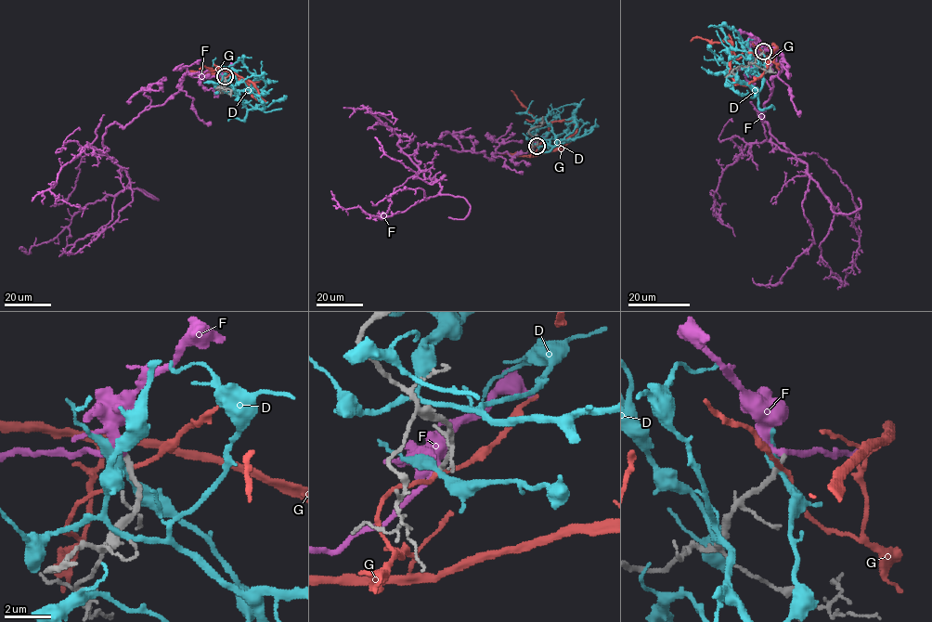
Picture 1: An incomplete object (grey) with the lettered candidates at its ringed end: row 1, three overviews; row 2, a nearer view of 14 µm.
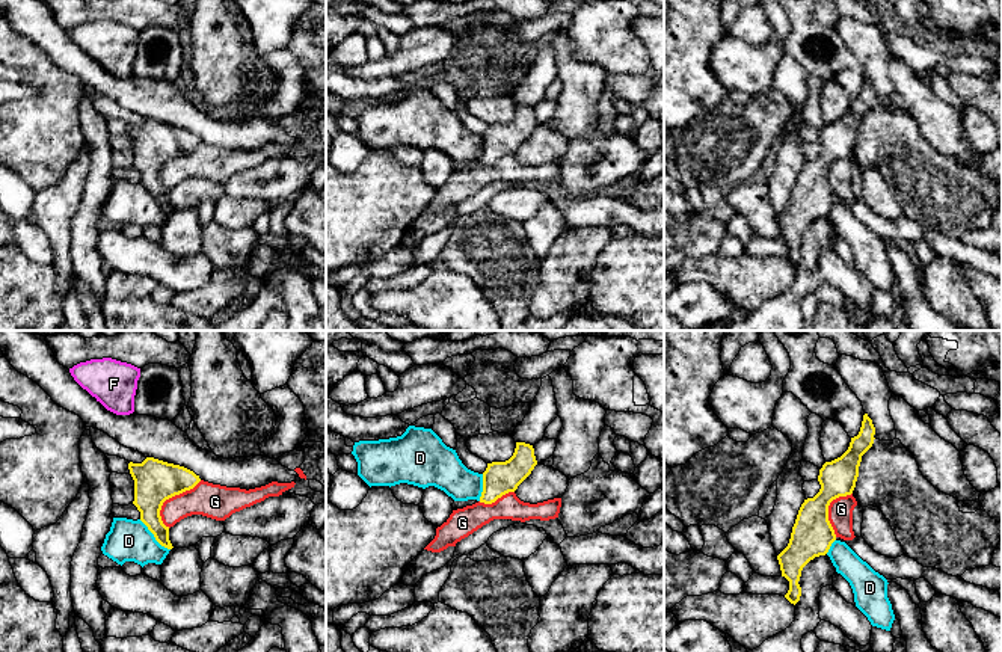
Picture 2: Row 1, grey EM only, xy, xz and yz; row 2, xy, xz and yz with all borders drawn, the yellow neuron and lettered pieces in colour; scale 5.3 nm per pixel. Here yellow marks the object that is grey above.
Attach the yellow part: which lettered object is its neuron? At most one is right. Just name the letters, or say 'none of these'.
none of these

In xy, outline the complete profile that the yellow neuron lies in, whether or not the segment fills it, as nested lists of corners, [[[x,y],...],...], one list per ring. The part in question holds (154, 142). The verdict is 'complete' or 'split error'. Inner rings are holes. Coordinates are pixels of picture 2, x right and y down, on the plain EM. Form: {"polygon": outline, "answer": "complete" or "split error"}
{"polygon": [[[146,119],[142,125],[130,124],[128,131],[134,142],[133,166],[140,174],[140,183],[161,208],[172,211],[169,189],[160,178],[161,168],[166,161],[193,151],[201,143],[199,137],[154,119]]], "answer": "complete"}

